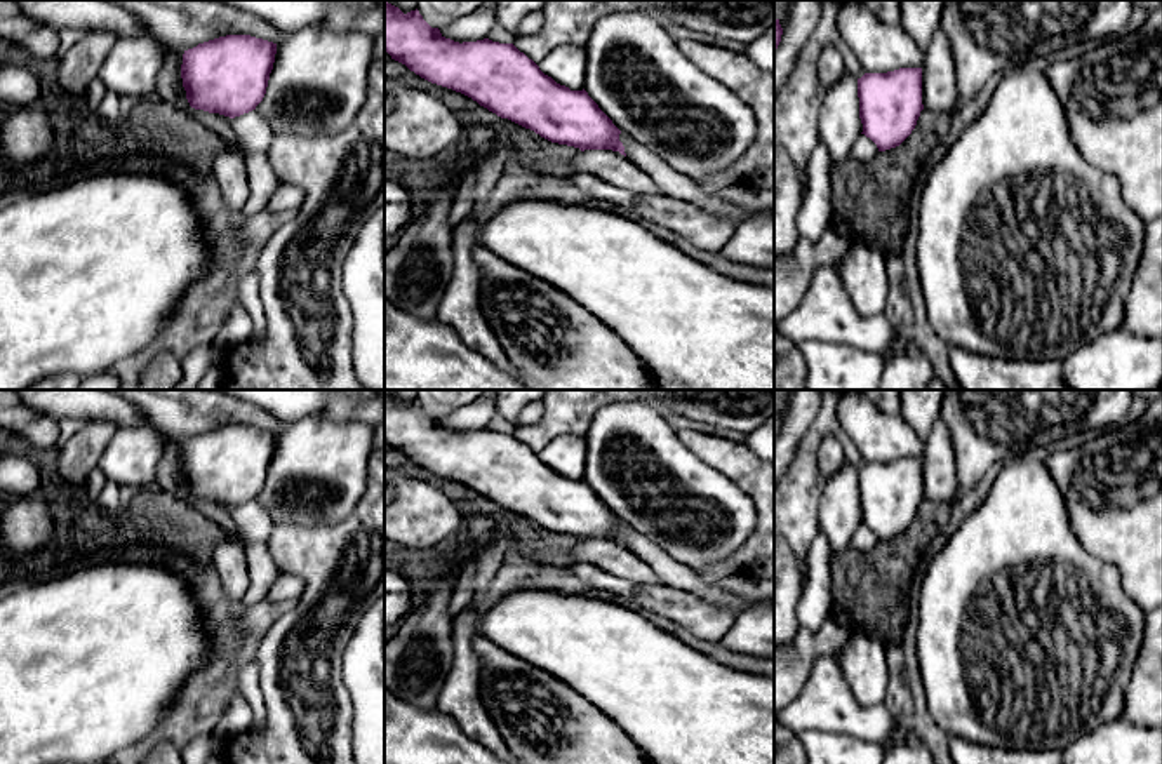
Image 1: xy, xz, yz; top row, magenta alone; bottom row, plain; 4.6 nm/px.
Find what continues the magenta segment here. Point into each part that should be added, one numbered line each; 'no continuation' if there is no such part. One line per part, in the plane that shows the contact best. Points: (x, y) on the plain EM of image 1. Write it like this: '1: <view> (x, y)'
no continuation

